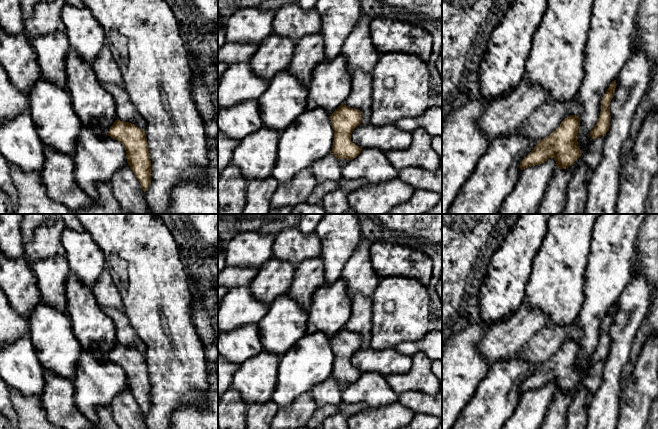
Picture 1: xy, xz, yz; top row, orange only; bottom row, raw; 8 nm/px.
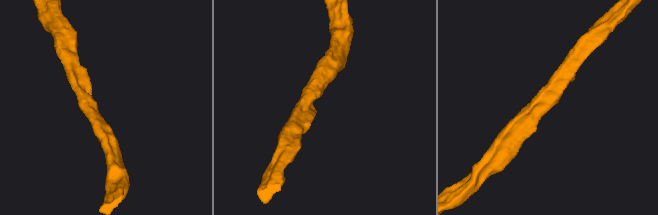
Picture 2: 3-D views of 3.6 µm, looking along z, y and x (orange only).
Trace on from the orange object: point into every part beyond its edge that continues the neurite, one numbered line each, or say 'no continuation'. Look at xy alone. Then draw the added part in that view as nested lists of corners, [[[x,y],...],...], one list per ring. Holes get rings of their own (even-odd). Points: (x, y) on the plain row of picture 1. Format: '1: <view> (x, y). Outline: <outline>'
no continuation

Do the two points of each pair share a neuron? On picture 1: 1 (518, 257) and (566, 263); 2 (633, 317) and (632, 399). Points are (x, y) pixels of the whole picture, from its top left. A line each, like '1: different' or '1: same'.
1: different
2: different

